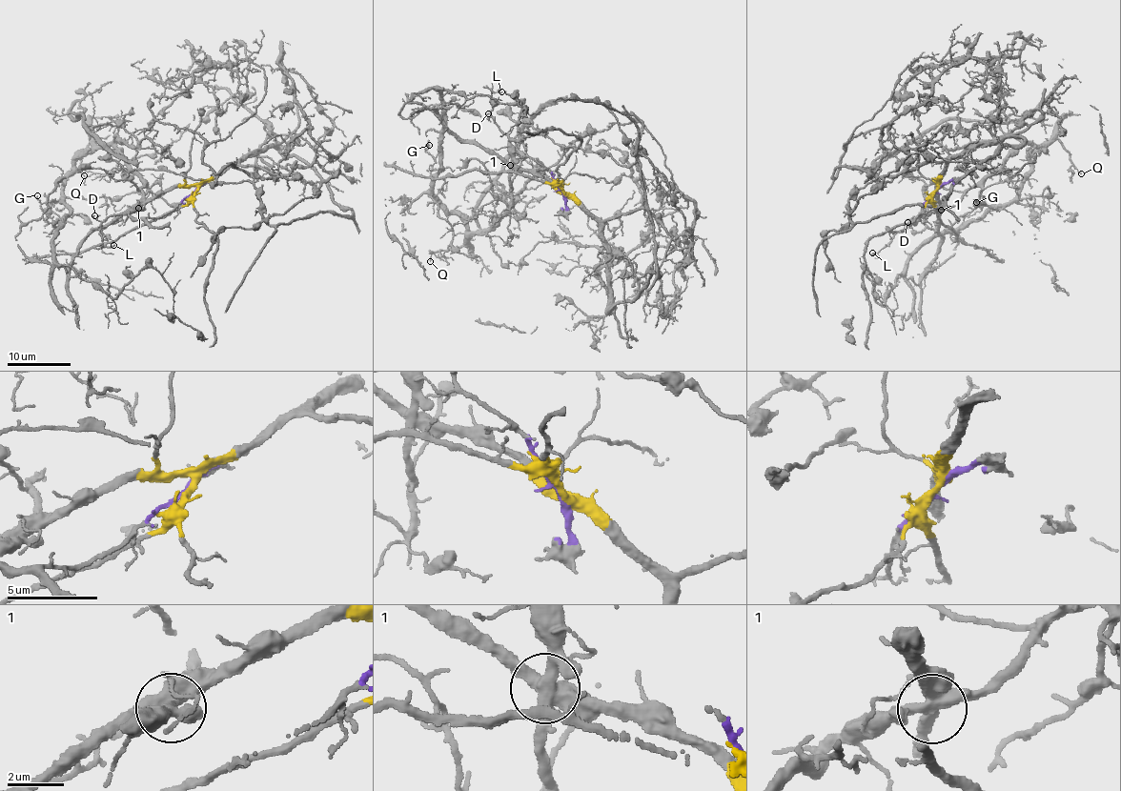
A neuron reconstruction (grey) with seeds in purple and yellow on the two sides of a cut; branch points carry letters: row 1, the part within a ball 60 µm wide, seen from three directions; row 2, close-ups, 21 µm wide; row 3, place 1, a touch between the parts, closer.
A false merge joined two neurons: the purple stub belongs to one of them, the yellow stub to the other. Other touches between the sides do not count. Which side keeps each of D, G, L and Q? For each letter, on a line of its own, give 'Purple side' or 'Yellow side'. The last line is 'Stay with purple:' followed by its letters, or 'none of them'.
D: Purple side
G: Purple side
L: Purple side
Q: Purple side
Stay with purple: D, G, L, Q

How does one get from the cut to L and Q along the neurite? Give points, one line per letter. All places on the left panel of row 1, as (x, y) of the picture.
L: (194, 192), (177, 206), (155, 217), (115, 213), (99, 224), (104, 246), (113, 244)
Q: (194, 192), (156, 217), (132, 217), (144, 192), (135, 172), (112, 145), (91, 141), (78, 170), (84, 176)

